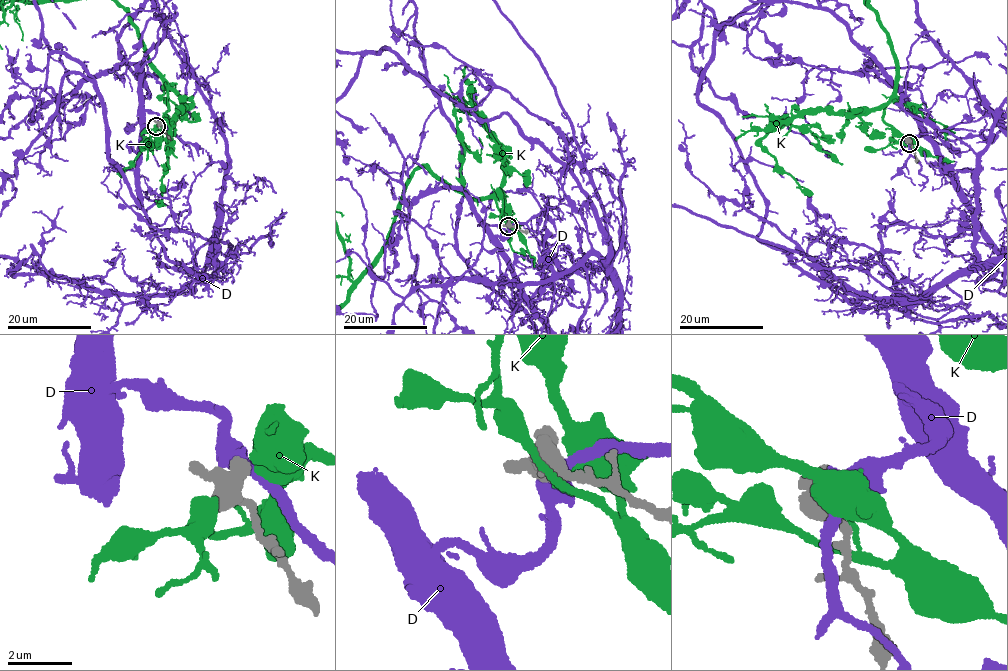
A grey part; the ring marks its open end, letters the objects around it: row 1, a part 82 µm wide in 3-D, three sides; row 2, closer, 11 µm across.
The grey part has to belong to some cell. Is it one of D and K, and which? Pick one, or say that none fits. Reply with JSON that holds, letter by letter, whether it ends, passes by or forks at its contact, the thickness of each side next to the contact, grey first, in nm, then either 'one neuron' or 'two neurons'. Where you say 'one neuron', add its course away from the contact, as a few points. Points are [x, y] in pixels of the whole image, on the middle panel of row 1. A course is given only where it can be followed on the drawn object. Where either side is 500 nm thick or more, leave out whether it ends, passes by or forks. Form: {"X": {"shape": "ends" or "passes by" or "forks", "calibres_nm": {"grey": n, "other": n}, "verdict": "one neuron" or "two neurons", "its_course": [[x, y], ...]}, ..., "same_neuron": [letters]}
{"D": {"shape": "passes by", "calibres_nm": {"grey": 460, "other": 440}, "verdict": "two neurons"}, "K": {"calibres_nm": {"grey": 500, "other": 140}, "verdict": "two neurons"}, "same_neuron": []}

